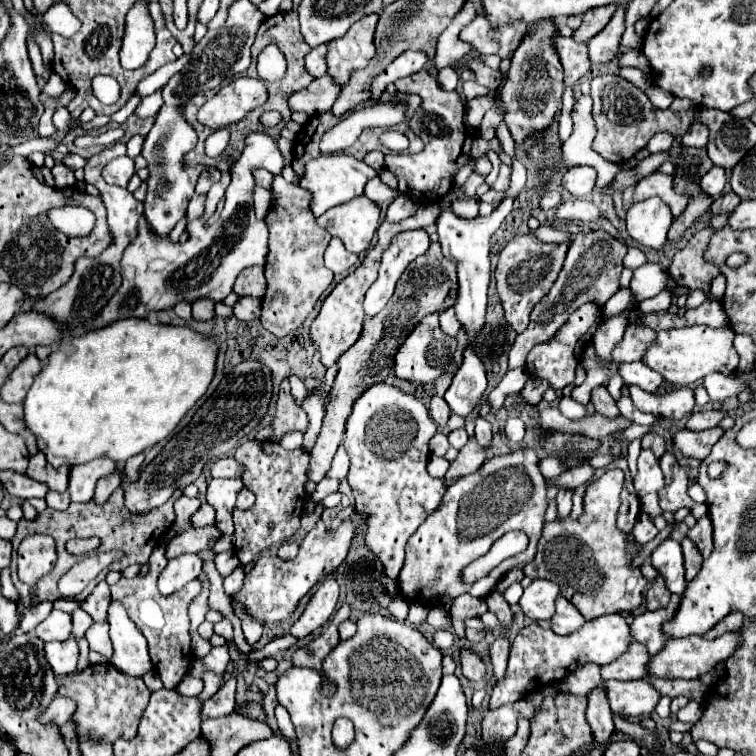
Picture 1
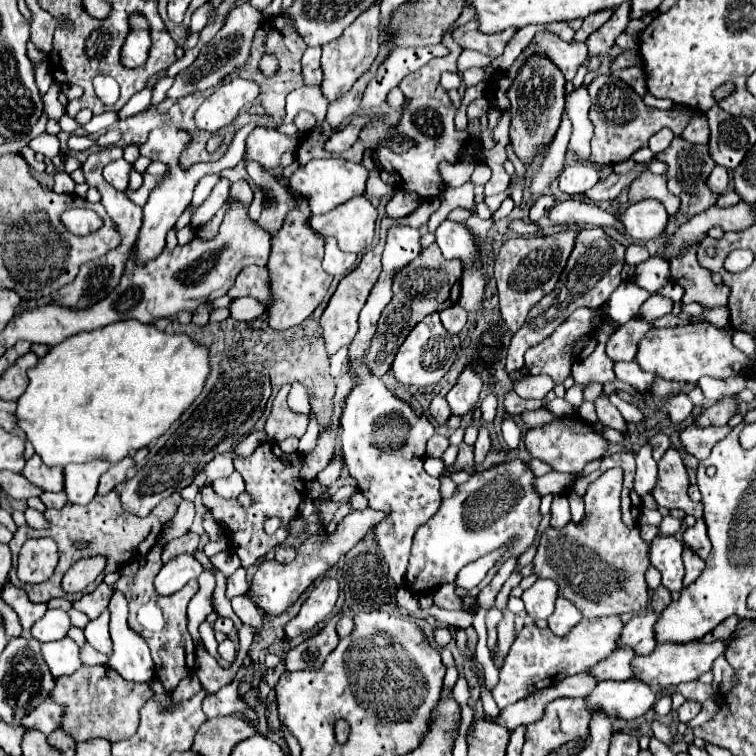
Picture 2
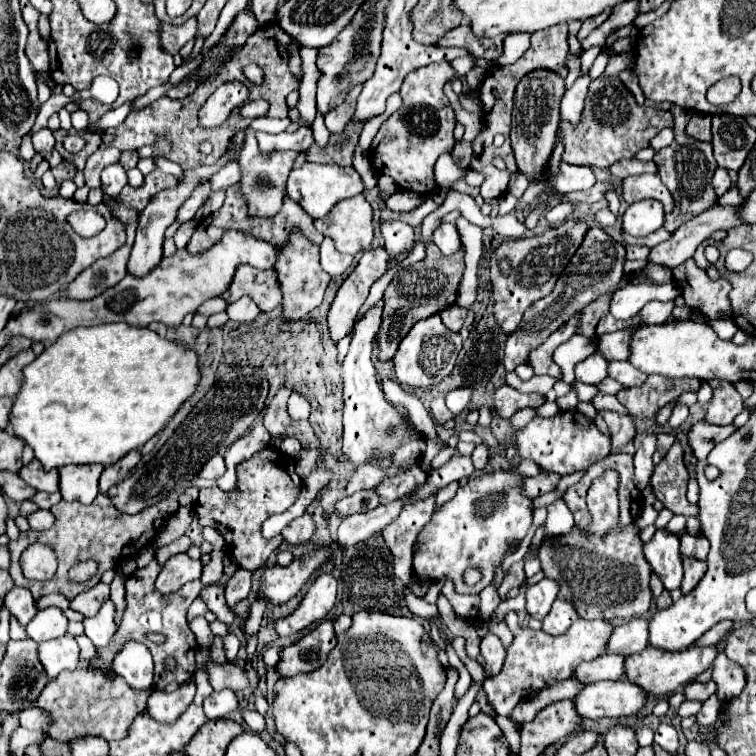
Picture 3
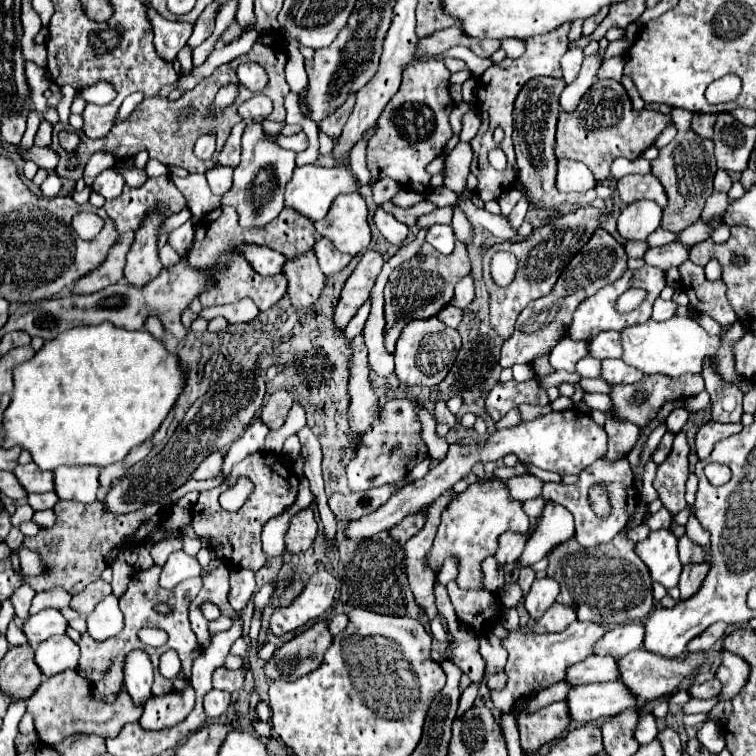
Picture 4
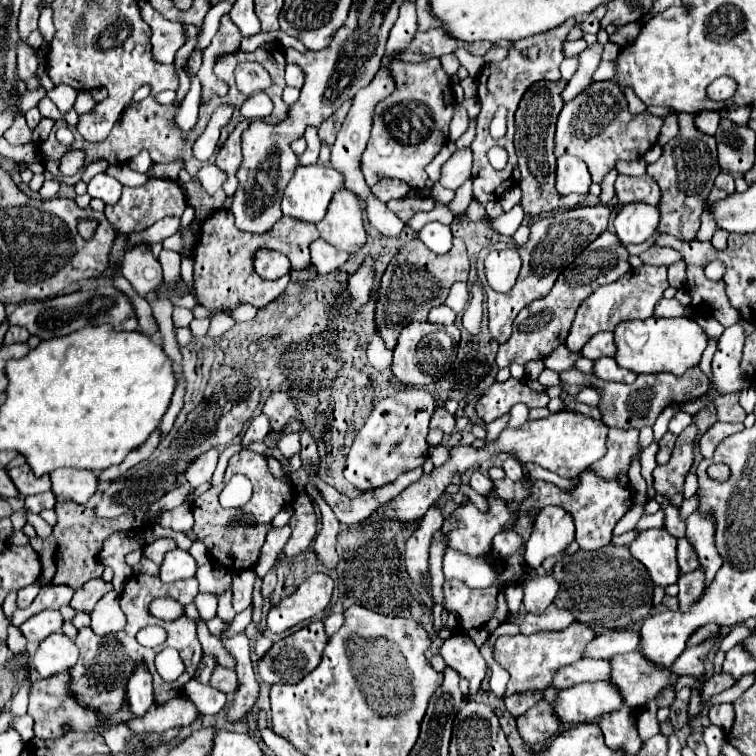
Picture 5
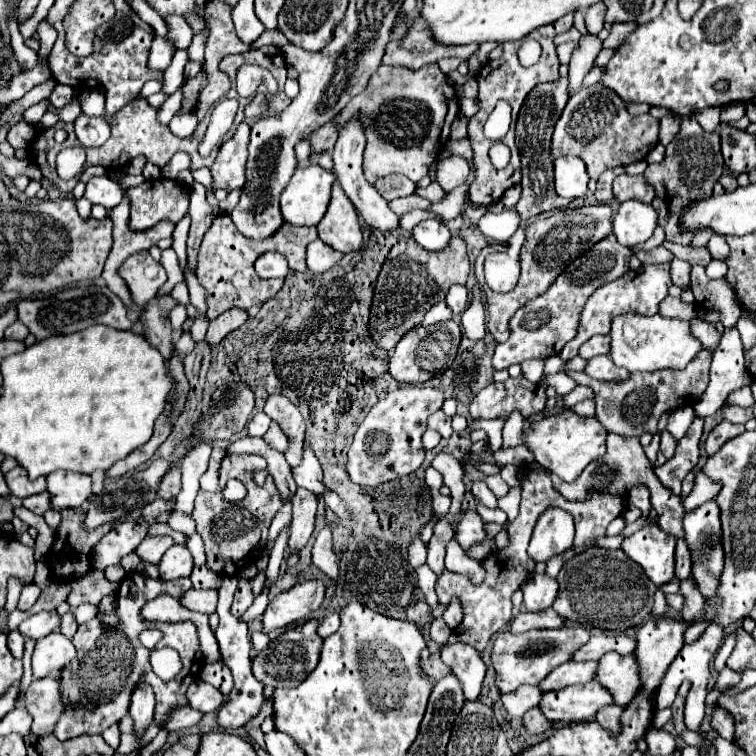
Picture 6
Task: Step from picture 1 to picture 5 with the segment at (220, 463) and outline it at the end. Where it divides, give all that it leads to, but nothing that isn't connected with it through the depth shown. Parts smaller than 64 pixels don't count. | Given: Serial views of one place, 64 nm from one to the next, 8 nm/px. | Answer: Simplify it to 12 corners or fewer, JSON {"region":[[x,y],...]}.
{"region":[[210,448],[184,472],[192,494],[212,478],[220,450]]}

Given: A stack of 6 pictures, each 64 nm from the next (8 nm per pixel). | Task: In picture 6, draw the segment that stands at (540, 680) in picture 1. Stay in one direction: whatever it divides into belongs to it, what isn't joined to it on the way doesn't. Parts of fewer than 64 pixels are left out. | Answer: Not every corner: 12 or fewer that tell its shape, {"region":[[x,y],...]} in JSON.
{"region":[[584,626],[500,632],[500,694],[536,686],[590,638]]}

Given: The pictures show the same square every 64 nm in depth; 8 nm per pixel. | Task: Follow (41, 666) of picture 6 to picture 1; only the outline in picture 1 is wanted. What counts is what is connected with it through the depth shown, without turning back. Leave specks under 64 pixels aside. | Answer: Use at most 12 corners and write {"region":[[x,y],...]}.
{"region":[[74,638],[44,644],[56,678],[68,676],[78,664]]}

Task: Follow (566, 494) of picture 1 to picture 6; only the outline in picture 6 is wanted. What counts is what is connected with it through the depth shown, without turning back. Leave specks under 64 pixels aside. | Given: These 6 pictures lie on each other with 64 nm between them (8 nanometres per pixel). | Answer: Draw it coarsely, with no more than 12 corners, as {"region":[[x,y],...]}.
{"region":[[548,508],[528,546],[534,562],[568,550],[574,520]]}

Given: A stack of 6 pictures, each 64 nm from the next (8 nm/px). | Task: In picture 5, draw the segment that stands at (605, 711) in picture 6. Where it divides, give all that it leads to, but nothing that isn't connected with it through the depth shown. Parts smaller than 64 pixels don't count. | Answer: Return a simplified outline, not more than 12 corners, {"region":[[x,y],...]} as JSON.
{"region":[[632,708],[600,716],[610,748],[640,752],[642,740]]}

